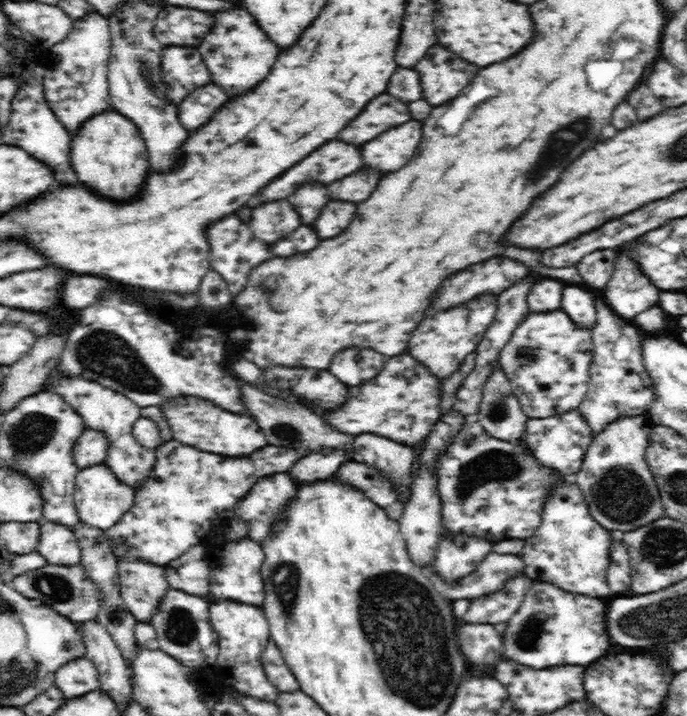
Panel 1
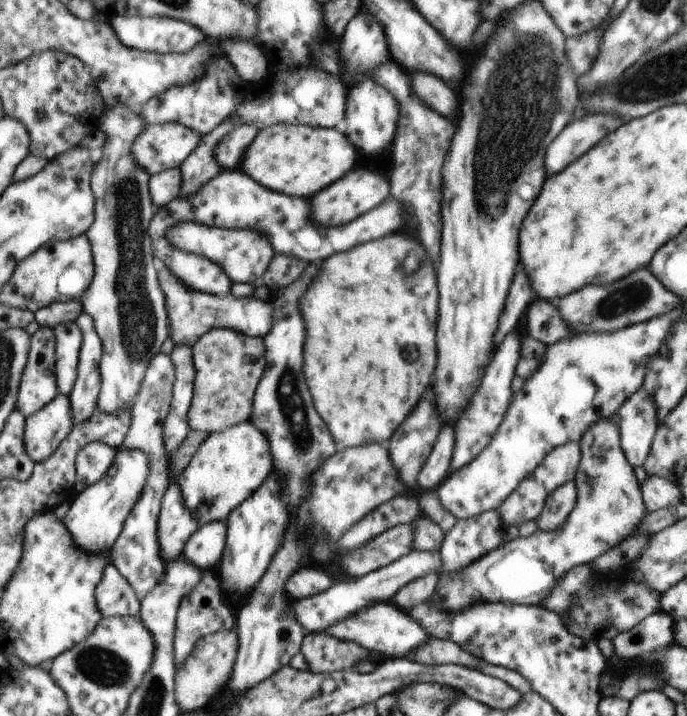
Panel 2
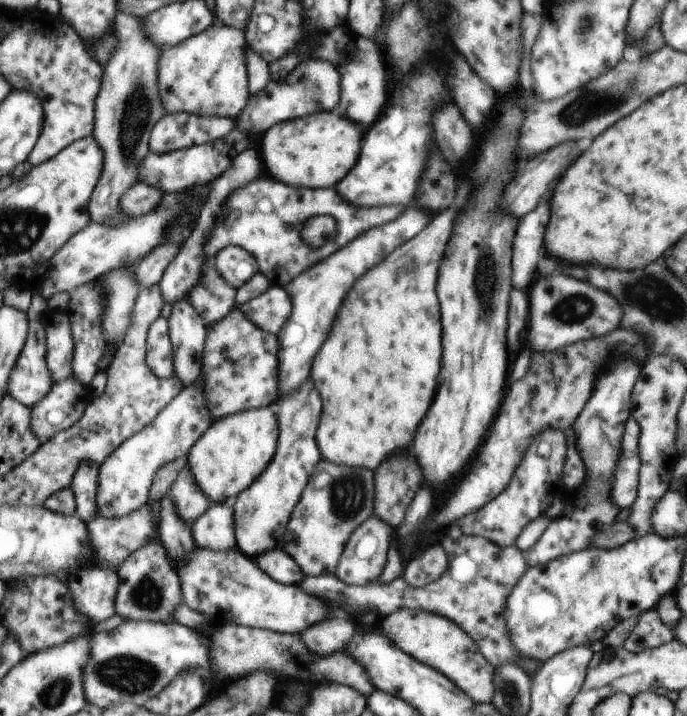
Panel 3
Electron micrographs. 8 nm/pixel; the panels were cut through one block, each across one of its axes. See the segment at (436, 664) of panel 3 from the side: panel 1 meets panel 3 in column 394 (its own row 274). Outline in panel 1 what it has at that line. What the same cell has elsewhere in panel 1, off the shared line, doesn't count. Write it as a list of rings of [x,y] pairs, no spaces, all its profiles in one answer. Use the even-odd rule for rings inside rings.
[[[624,248],[618,254],[603,298],[608,302],[608,307],[622,318],[634,318],[652,308],[654,302],[658,302],[660,292],[642,272],[638,272],[640,268],[630,256],[630,248]]]

